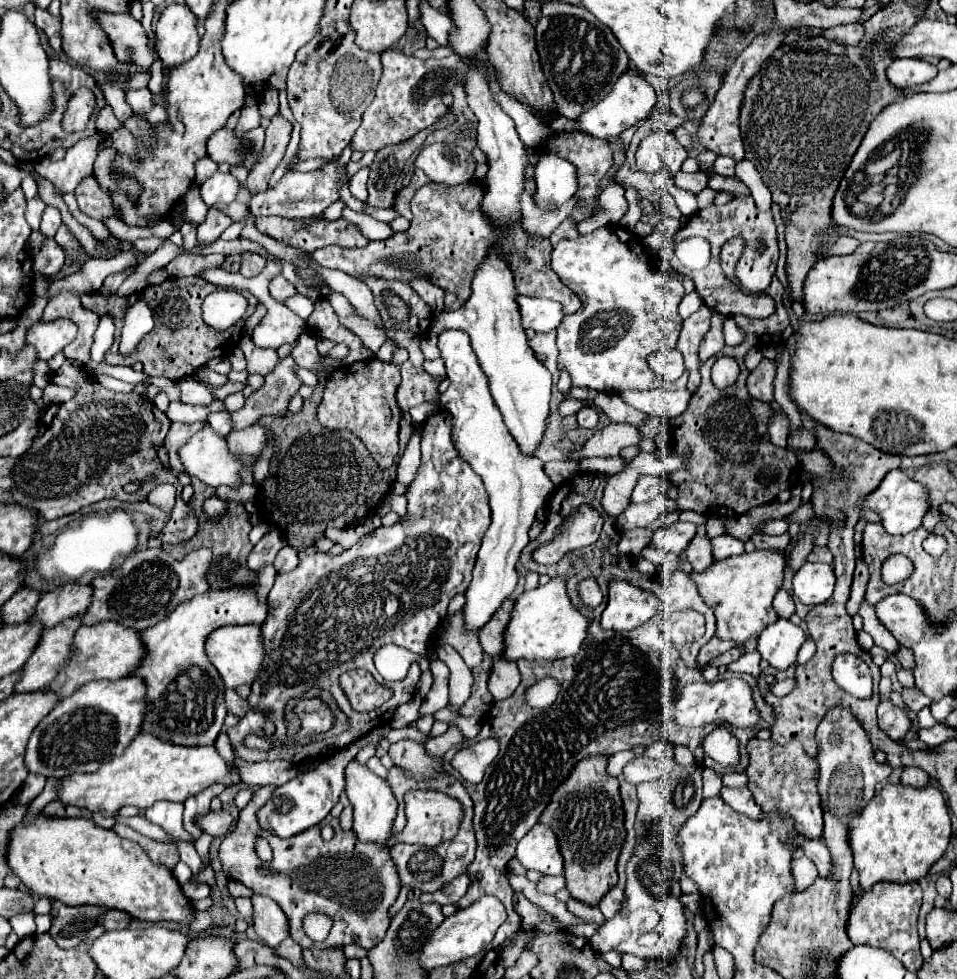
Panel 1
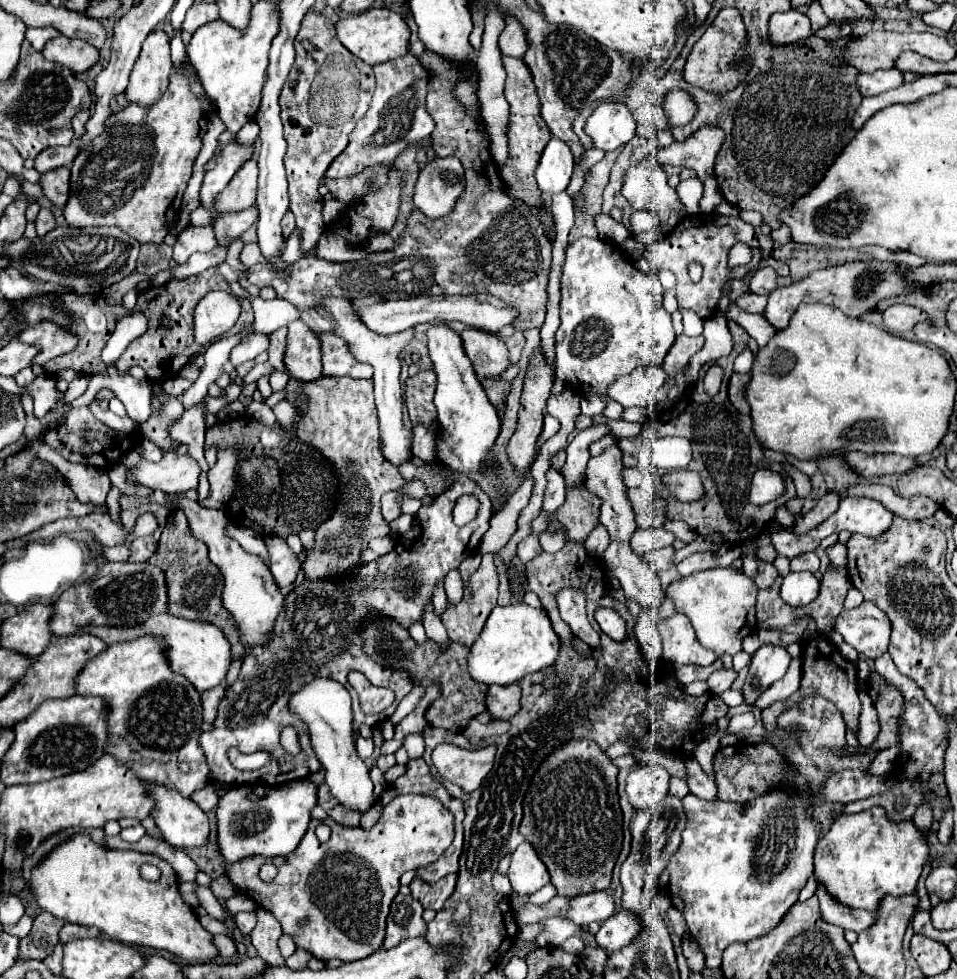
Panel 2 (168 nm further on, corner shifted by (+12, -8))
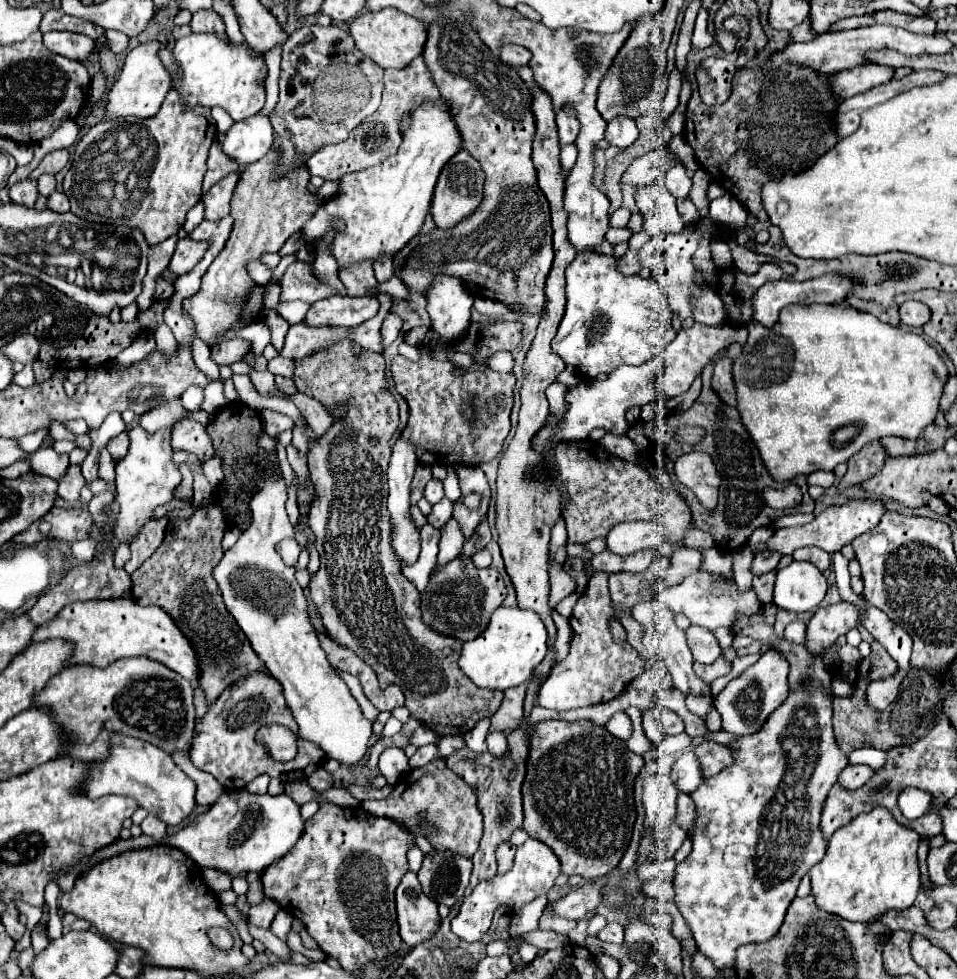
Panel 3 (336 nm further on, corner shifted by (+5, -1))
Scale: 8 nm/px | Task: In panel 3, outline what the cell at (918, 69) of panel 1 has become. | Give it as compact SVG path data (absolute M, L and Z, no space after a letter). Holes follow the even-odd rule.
M859 65L853 67L849 71L839 71L833 73L831 83L833 83L833 91L841 97L853 97L857 93L865 93L867 89L881 85L881 83L889 83L895 77L895 69L889 69L885 65Z

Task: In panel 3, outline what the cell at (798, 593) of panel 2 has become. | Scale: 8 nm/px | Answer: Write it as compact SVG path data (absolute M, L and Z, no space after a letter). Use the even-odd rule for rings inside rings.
M793 561L777 573L773 603L803 613L815 609L827 591L827 577L811 561Z

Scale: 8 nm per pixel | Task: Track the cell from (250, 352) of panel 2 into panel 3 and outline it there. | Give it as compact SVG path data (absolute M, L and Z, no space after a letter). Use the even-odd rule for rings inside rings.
M235 337L215 345L211 349L211 357L217 361L217 365L231 365L235 361L241 361L249 351L251 351L251 341Z

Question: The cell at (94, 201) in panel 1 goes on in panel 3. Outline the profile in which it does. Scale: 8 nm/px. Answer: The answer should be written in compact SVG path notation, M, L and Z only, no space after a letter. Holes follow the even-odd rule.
M67 149L53 151L53 153L49 153L49 155L41 161L41 165L39 165L29 177L33 177L33 181L35 181L35 179L37 179L39 175L43 175L43 173L57 175L57 173L67 165L67 161L69 161L69 151L67 151Z

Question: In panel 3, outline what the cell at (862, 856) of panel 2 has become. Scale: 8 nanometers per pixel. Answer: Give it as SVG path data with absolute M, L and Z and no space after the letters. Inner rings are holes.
M877 805L869 813L857 815L853 823L833 833L825 859L809 871L817 905L843 919L861 923L873 921L887 909L911 907L921 889L917 847L917 833L897 823L885 807Z

